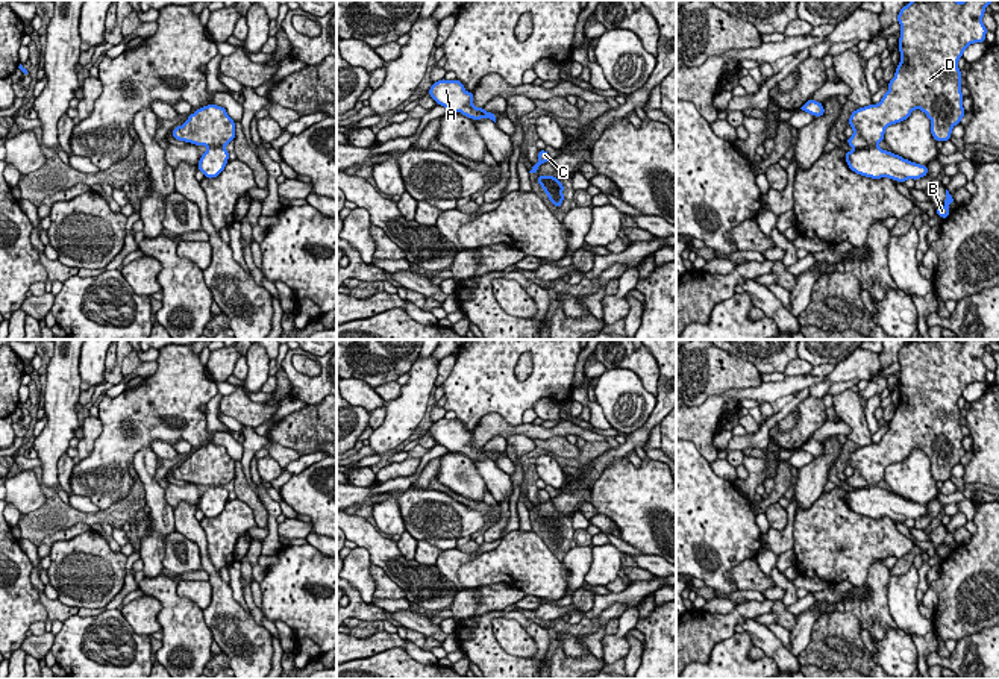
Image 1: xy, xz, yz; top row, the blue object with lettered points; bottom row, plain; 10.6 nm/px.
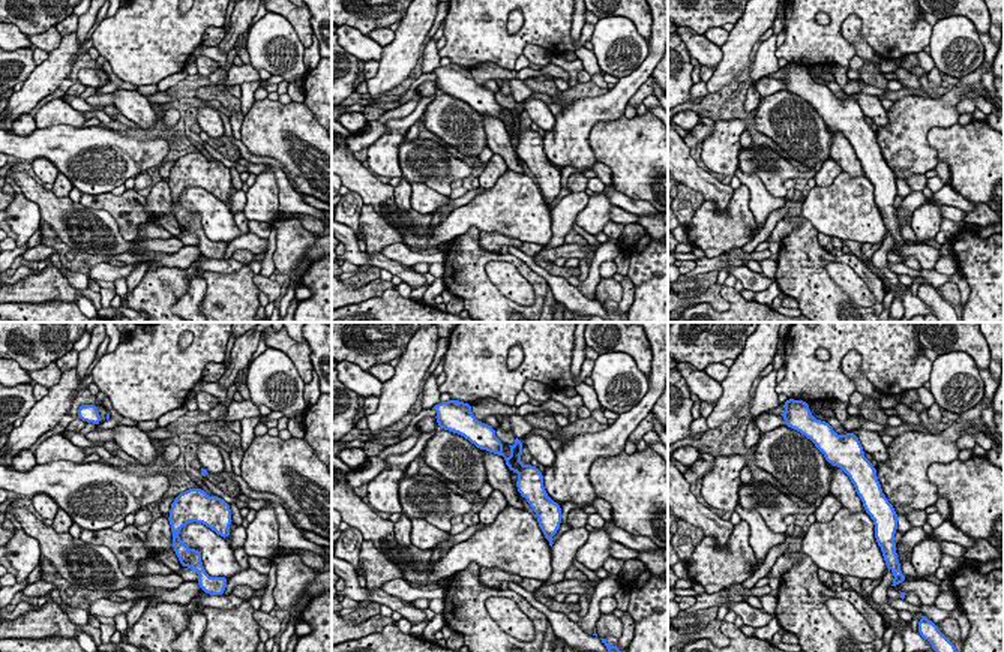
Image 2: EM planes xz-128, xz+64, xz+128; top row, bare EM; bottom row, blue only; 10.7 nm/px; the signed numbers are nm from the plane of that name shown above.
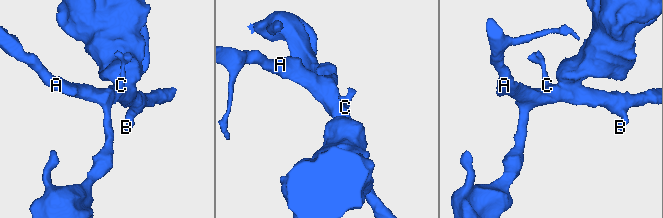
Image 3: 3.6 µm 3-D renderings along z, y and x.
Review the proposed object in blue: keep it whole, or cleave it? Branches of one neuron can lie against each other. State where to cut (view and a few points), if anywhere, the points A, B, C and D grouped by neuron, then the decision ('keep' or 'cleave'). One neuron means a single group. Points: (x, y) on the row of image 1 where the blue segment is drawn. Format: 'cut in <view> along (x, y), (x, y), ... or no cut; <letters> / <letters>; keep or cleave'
cut in yz along (876, 144), (854, 150); A B C / D; cleave

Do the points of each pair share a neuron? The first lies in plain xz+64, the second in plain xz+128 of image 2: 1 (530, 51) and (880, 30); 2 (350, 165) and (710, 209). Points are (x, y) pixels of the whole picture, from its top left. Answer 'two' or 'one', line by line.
1: two
2: two

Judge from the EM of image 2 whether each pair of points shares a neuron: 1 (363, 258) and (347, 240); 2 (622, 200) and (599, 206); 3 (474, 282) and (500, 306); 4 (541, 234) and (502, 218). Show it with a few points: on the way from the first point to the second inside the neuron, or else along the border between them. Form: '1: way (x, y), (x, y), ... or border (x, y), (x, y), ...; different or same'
1: way (359, 255), (351, 245); same
2: border (602, 192), (611, 206); different
3: way (480, 288), (494, 302); same
4: way (532, 225), (524, 218), (511, 218); same

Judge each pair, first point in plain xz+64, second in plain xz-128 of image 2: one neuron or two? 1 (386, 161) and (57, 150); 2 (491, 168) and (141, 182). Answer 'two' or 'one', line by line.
1: two
2: one

